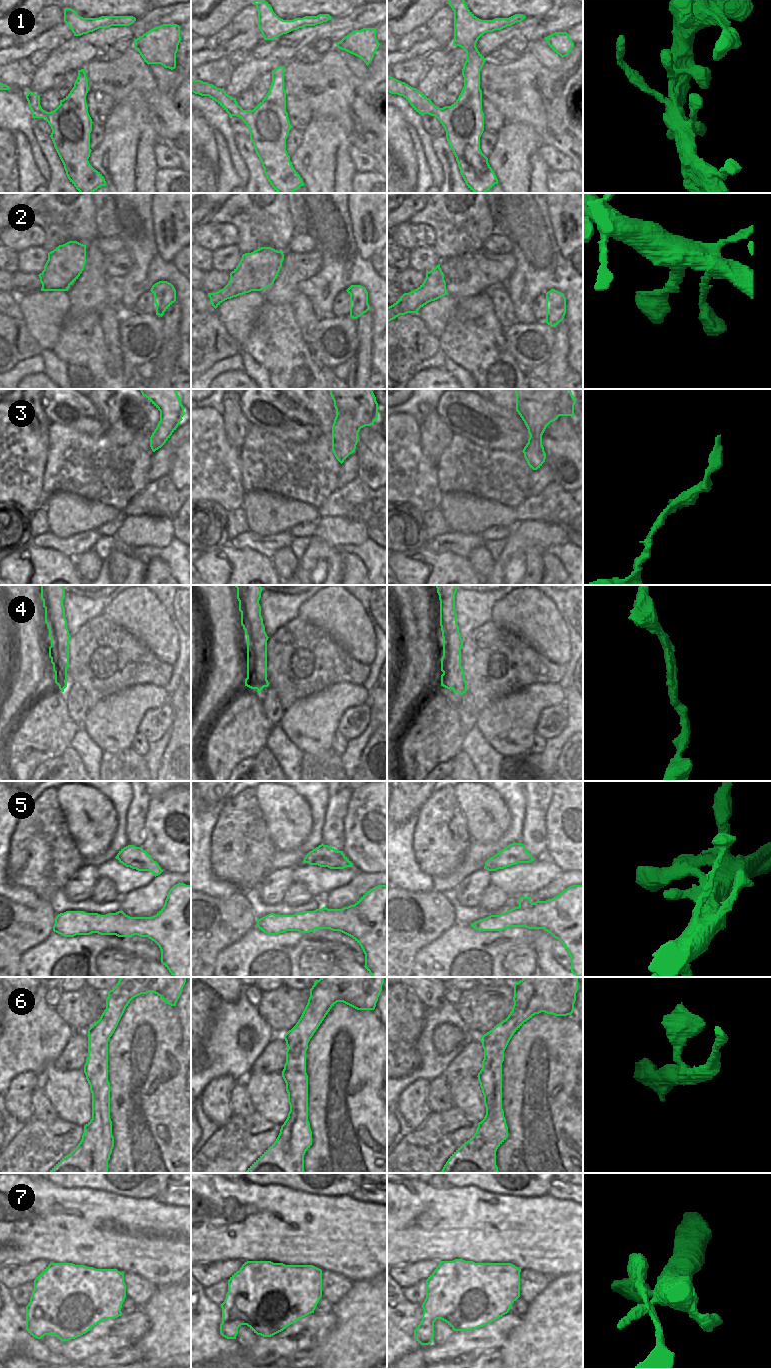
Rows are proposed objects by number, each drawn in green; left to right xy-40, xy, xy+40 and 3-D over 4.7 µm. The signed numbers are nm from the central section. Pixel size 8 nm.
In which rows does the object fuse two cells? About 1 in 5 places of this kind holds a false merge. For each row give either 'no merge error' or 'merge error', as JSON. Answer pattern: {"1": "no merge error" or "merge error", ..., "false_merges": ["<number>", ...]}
{"1": "no merge error", "2": "no merge error", "3": "merge error", "4": "no merge error", "5": "no merge error", "6": "no merge error", "7": "no merge error", "false_merges": ["3"]}

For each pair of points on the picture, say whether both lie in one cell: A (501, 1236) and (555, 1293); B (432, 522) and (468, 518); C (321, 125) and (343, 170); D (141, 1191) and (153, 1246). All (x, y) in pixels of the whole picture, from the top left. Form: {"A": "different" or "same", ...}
{"A": "different", "B": "different", "C": "same", "D": "different"}

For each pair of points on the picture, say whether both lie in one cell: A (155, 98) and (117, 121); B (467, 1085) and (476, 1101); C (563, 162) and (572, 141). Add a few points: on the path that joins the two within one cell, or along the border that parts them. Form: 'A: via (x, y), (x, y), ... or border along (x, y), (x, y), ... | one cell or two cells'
A: border along (124, 100), (144, 100), (151, 109), (153, 125) | two cells
B: via (468, 1089), (468, 1093), (472, 1097) | one cell
C: border along (545, 144), (562, 152), (571, 161), (572, 169) | two cells

